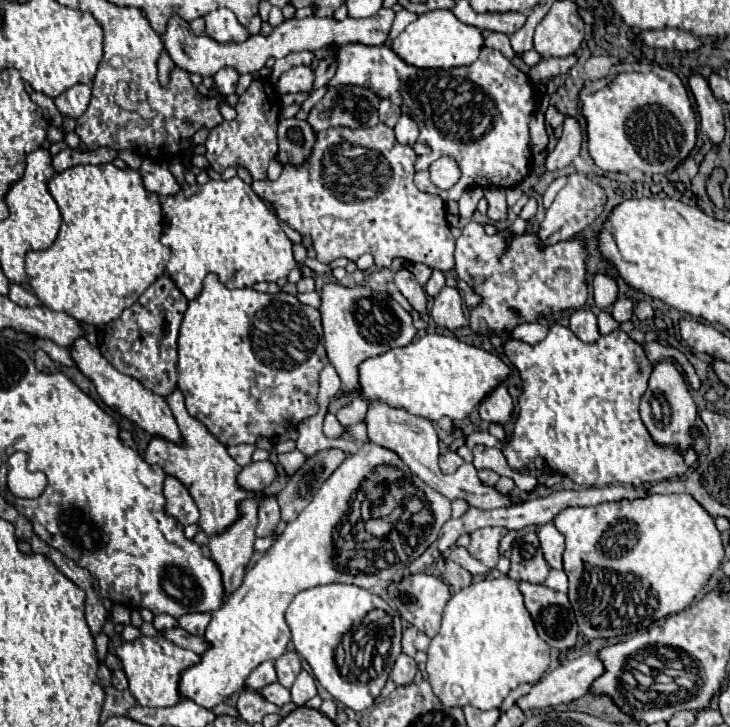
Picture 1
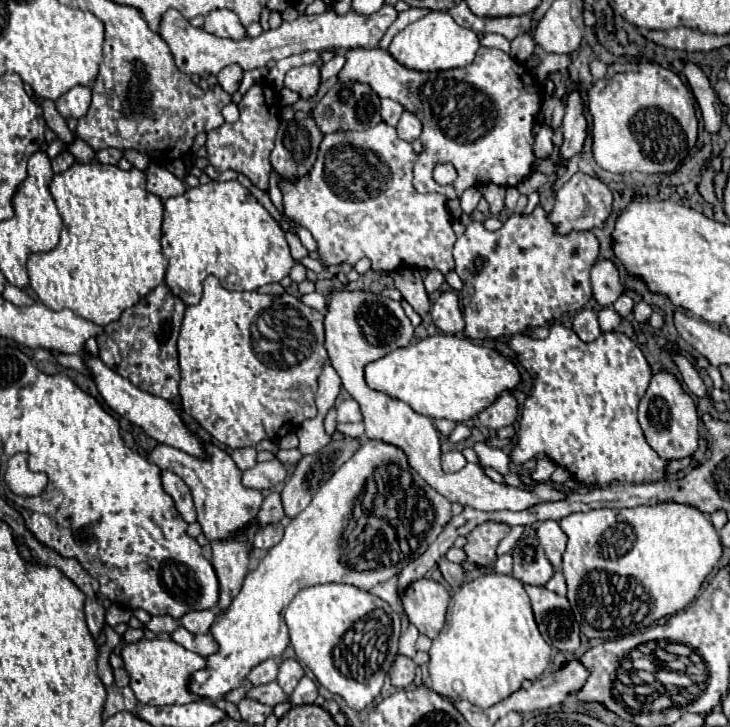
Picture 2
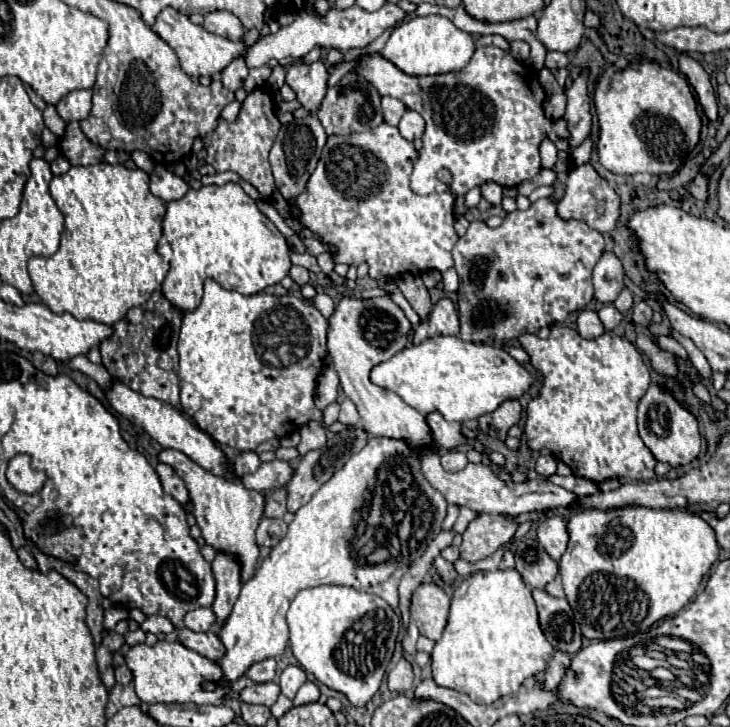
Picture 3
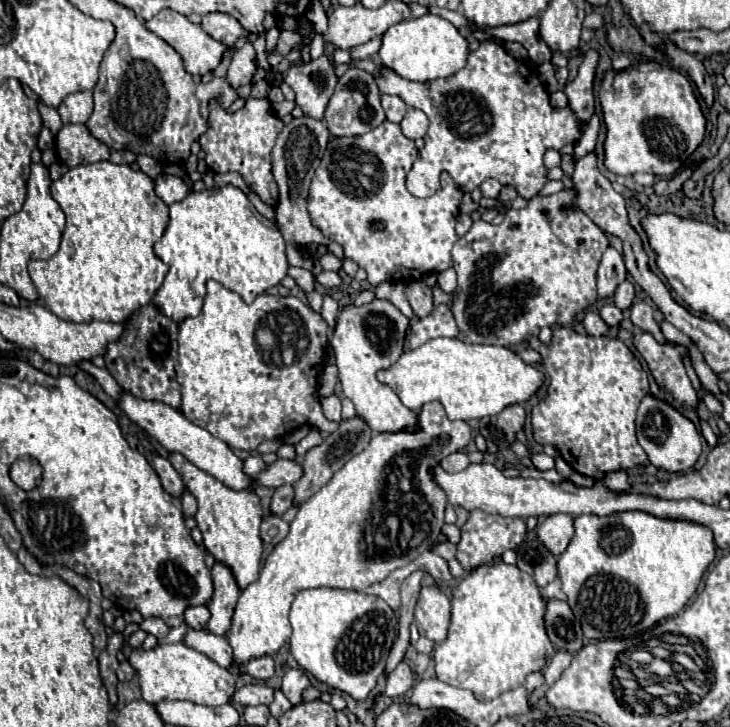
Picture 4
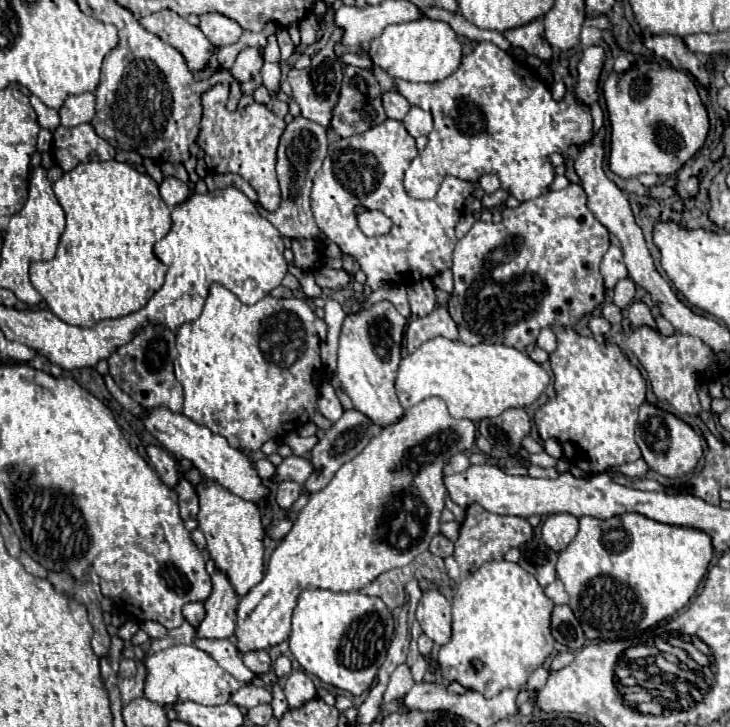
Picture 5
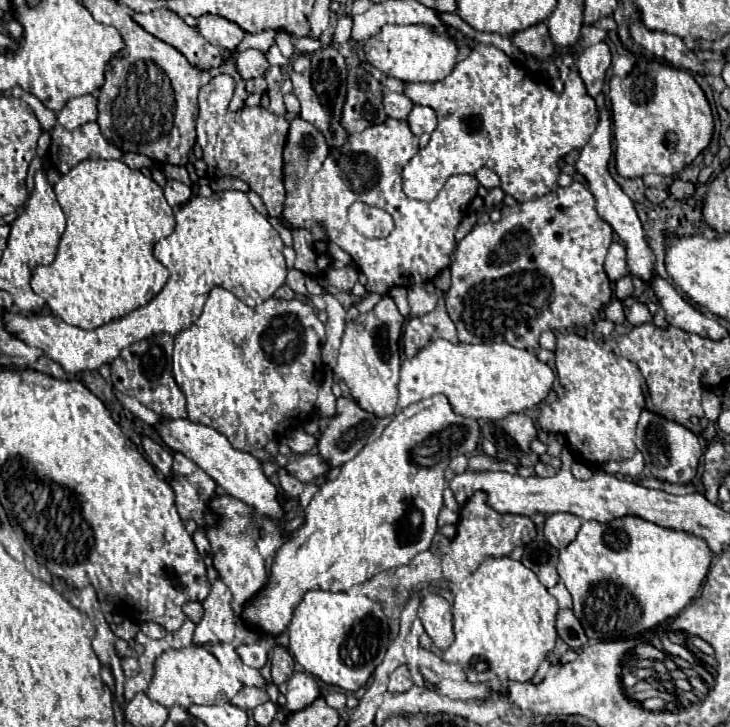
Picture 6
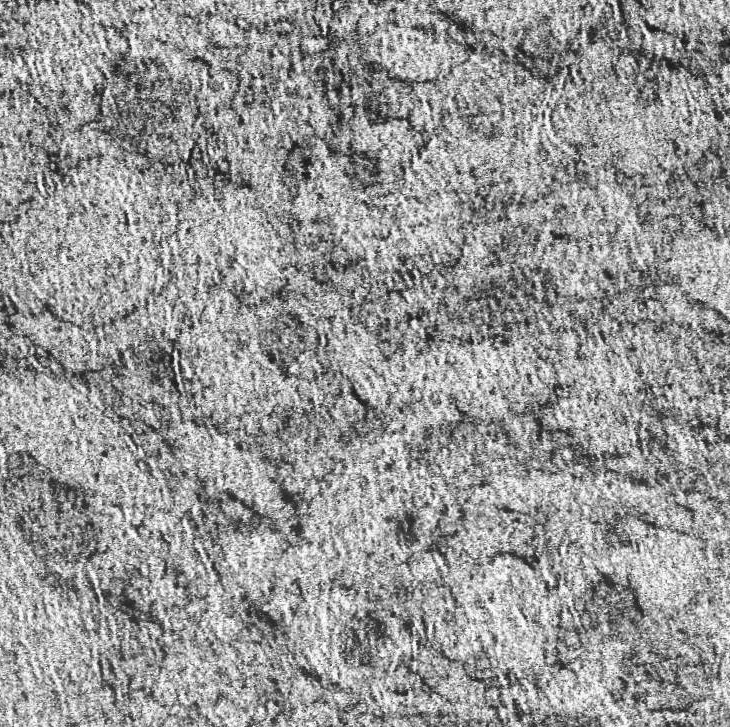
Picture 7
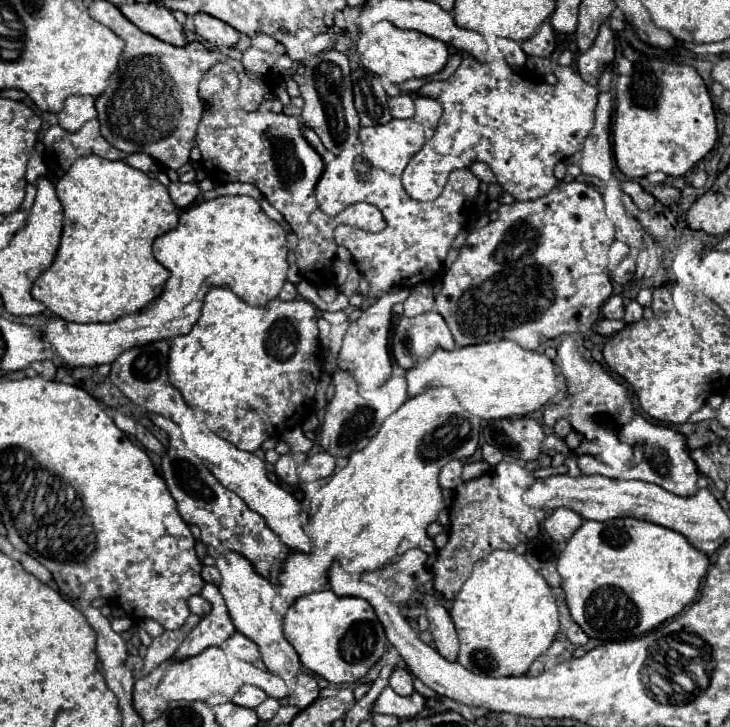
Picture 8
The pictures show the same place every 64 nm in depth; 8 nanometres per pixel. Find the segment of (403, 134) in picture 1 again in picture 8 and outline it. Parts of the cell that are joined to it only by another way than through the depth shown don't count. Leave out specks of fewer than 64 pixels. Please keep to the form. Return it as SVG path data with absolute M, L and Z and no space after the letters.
M418 94L414 98L414 106L416 106L416 114L414 114L416 122L420 122L422 126L432 126L432 128L438 124L442 116L442 104L436 98Z

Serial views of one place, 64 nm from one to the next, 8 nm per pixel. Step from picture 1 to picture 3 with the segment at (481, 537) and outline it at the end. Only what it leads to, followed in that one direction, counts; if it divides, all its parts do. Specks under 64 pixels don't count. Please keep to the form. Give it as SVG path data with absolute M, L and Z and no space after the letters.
M482 514L464 532L460 558L468 562L478 562L492 556L502 544L506 544L514 536L516 528L518 524L504 516Z

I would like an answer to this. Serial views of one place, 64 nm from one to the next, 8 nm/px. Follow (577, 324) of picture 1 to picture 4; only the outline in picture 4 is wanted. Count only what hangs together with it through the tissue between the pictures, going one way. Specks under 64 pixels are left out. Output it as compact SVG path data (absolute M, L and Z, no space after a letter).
M586 312L582 318L582 326L590 336L604 336L608 332L606 322L596 314L596 312Z

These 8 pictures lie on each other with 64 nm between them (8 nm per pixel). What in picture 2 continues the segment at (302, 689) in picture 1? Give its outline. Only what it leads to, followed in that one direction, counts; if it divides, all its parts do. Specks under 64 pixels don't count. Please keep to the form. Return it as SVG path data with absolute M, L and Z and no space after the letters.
M302 676L302 680L298 682L298 686L294 688L292 696L290 696L290 704L292 706L302 706L302 704L314 704L318 696L318 688L314 684L312 678L308 676Z

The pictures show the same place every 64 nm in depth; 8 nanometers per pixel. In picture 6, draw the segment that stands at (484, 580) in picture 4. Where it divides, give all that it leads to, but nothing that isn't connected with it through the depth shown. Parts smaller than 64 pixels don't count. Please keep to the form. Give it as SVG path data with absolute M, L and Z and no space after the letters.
M508 556L488 558L470 576L470 582L462 582L454 594L454 642L440 658L460 664L472 684L494 678L528 682L556 644L556 614L556 600L532 570Z

